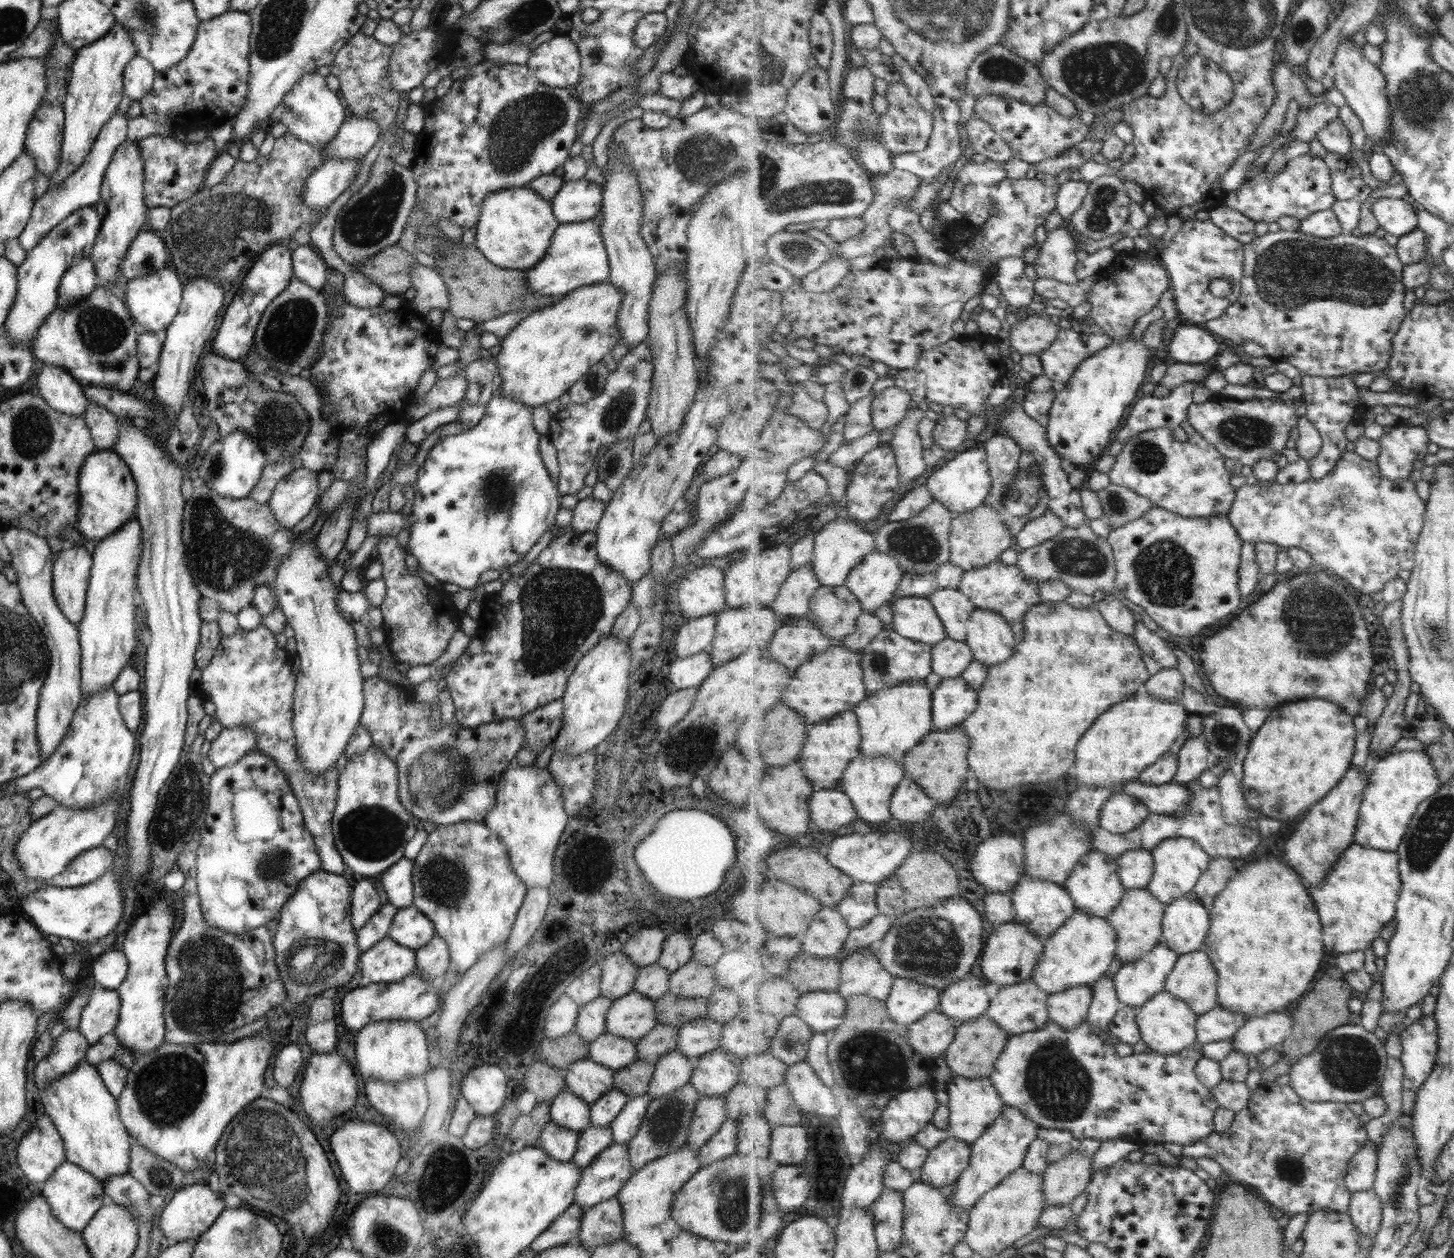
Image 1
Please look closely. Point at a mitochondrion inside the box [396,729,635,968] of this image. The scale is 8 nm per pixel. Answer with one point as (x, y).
(439, 777)

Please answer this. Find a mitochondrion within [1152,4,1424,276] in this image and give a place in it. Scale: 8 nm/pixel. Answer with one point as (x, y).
(1300, 34)

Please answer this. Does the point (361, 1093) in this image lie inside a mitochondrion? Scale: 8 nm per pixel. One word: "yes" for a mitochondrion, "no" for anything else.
no

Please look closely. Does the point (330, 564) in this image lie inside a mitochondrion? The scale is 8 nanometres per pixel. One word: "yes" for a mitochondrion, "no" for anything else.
no

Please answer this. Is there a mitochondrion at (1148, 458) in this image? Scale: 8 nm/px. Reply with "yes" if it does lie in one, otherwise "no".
yes

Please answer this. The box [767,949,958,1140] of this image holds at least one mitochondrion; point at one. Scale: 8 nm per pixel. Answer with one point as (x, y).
(872, 1064)

